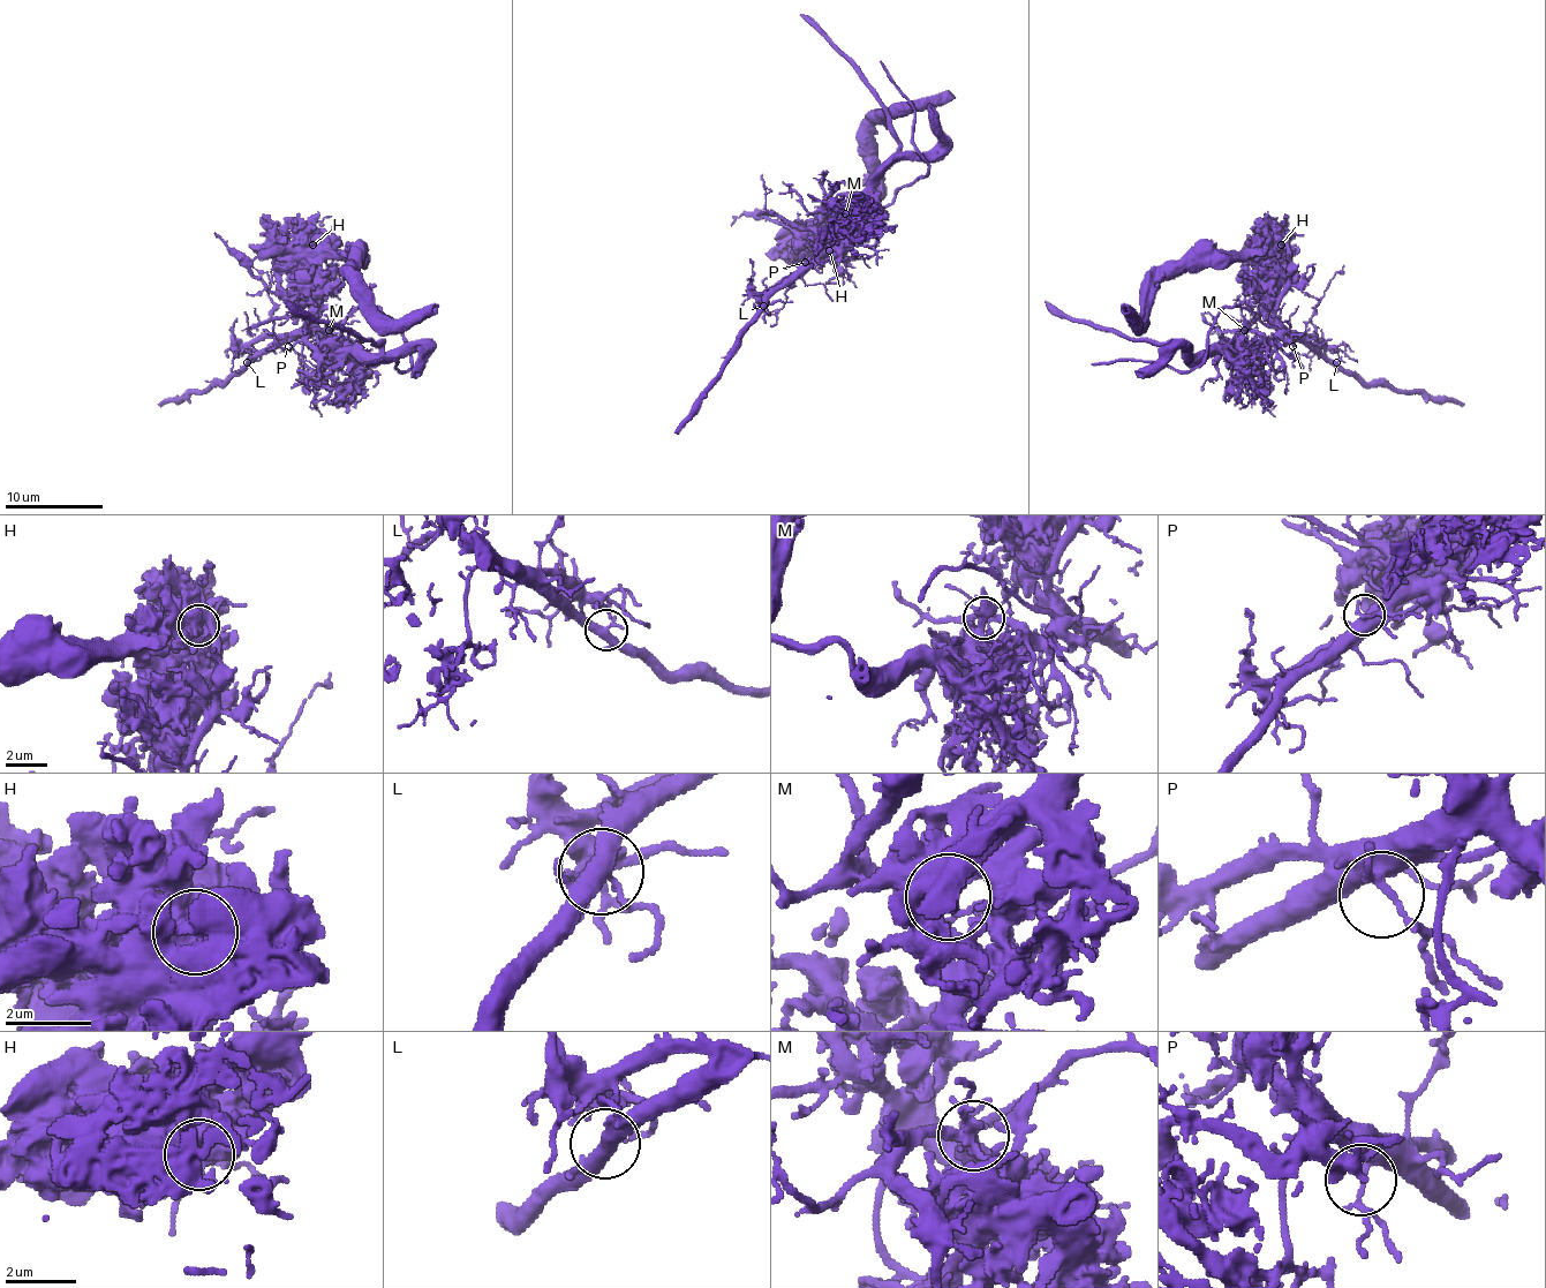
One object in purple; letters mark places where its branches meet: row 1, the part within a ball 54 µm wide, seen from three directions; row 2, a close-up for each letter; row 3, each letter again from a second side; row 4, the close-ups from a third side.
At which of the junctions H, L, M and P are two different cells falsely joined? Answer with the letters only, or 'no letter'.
H, M

